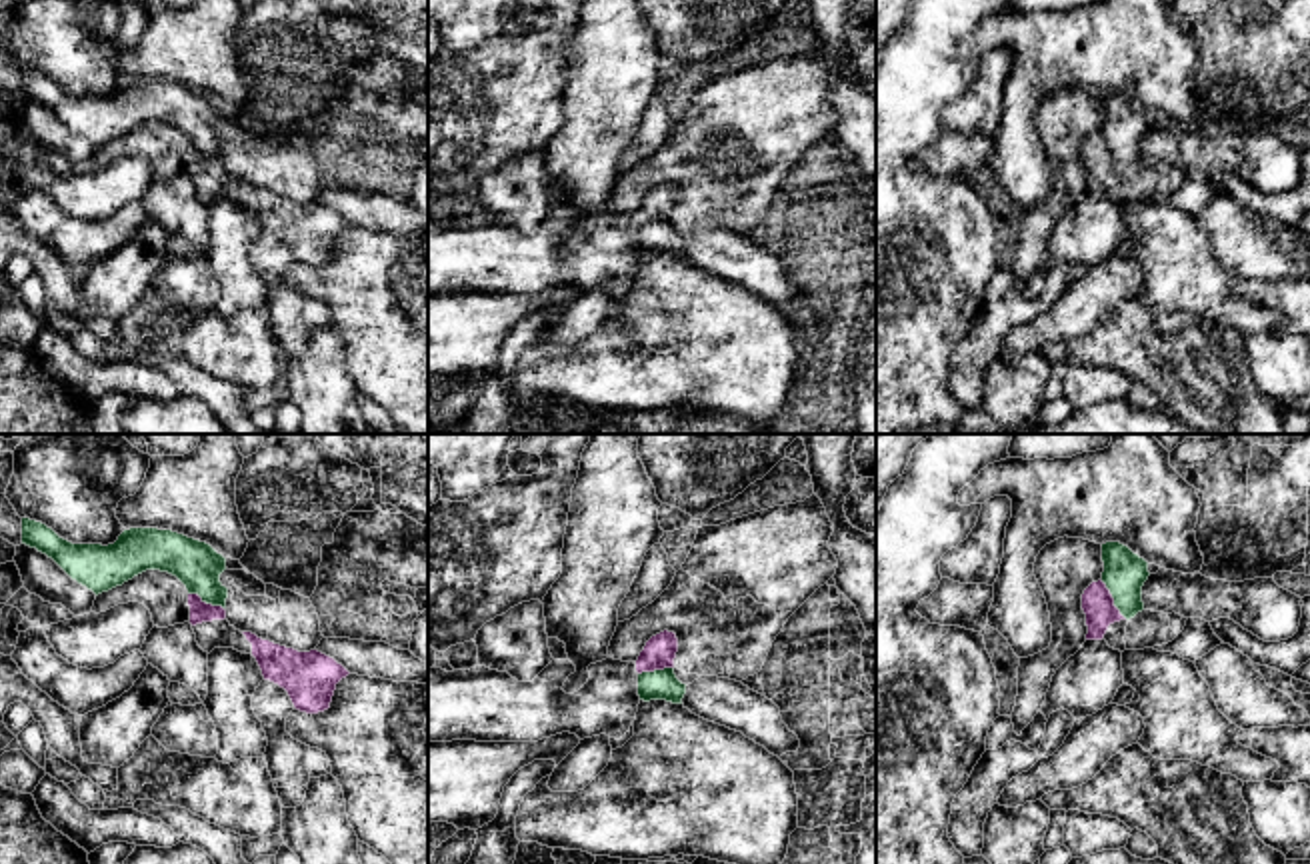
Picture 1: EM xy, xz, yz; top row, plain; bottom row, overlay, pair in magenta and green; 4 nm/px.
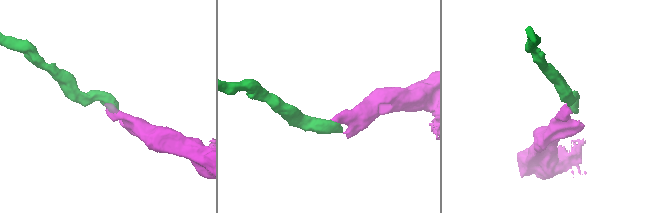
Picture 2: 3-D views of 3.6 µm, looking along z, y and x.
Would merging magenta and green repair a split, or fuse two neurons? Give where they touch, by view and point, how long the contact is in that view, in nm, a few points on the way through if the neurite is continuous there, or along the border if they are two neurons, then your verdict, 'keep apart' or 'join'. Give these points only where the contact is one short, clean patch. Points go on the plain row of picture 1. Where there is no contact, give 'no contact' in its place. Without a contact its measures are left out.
contact yz (1112, 152); length 190 nm; border yz (1100, 132), (1112, 156), (1126, 170); keep apart

